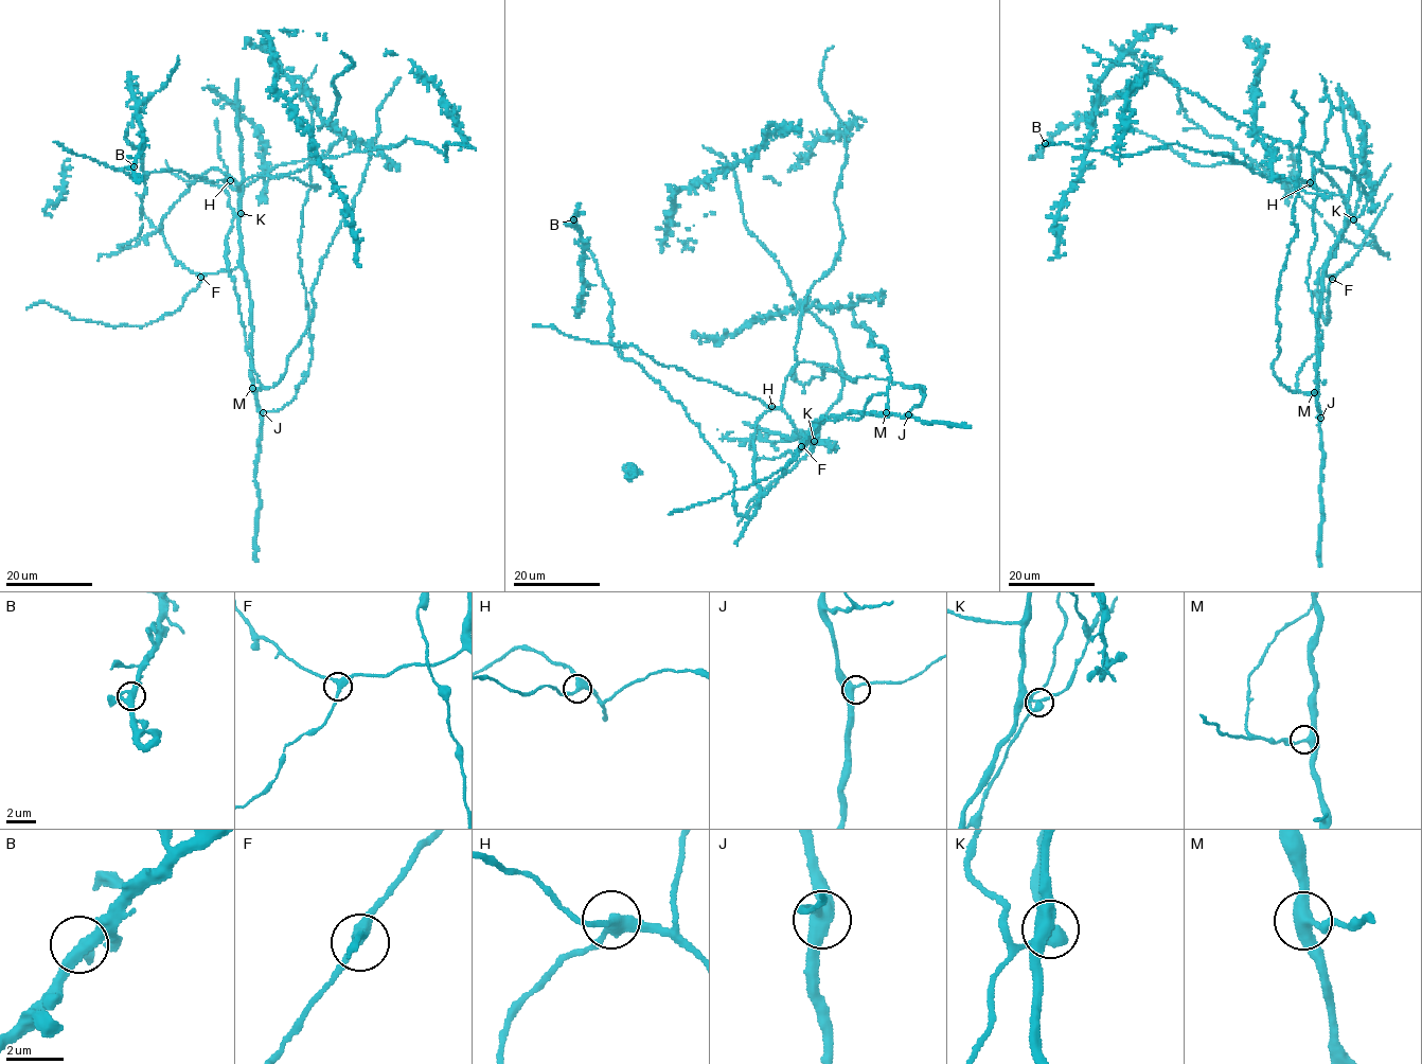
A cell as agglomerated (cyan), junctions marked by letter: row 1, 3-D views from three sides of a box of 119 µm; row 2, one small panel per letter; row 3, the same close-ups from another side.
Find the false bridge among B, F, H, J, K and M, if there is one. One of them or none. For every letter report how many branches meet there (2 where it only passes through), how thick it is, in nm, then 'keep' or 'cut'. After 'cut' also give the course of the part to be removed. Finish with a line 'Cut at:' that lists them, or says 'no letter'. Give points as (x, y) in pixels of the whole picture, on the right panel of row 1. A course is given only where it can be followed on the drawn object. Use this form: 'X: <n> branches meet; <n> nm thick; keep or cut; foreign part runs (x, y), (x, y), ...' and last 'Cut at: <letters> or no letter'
B: 3 branches meet; 340 nm thick; keep
F: 3 branches meet; 300 nm thick; keep
H: 3 branches meet; 340 nm thick; keep
J: 3 branches meet; 400 nm thick; keep
K: 3 branches meet; 320 nm thick; keep
M: 3 branches meet; 380 nm thick; keep
Cut at: no letter

